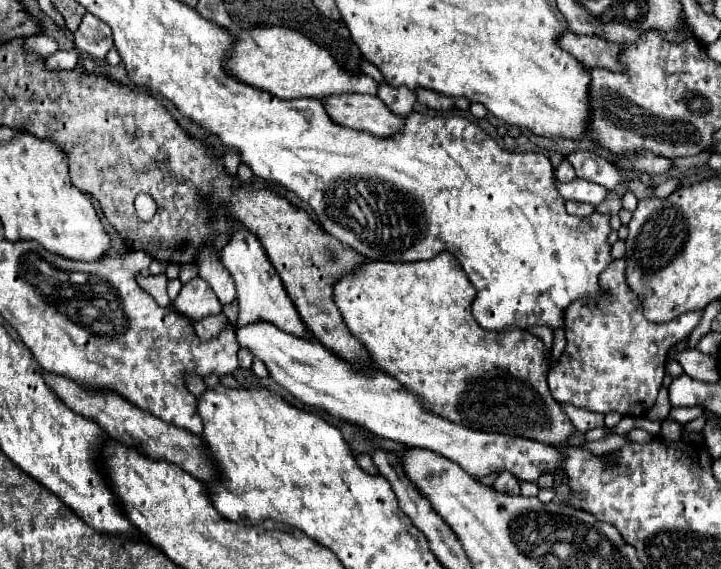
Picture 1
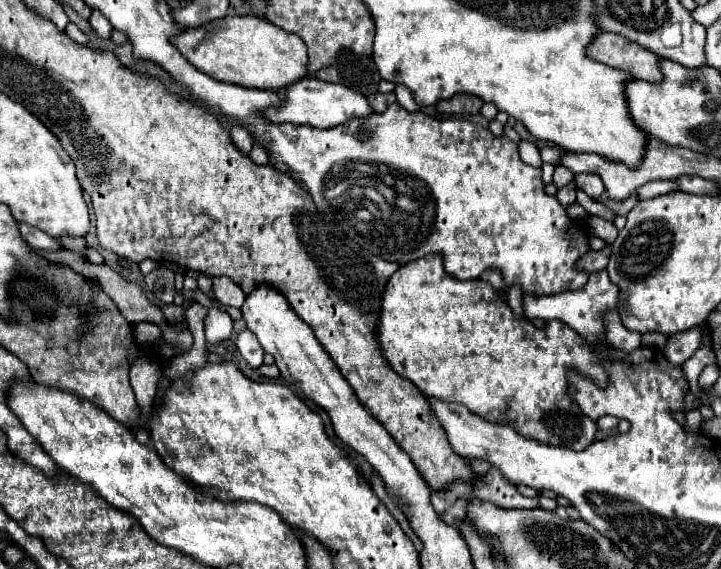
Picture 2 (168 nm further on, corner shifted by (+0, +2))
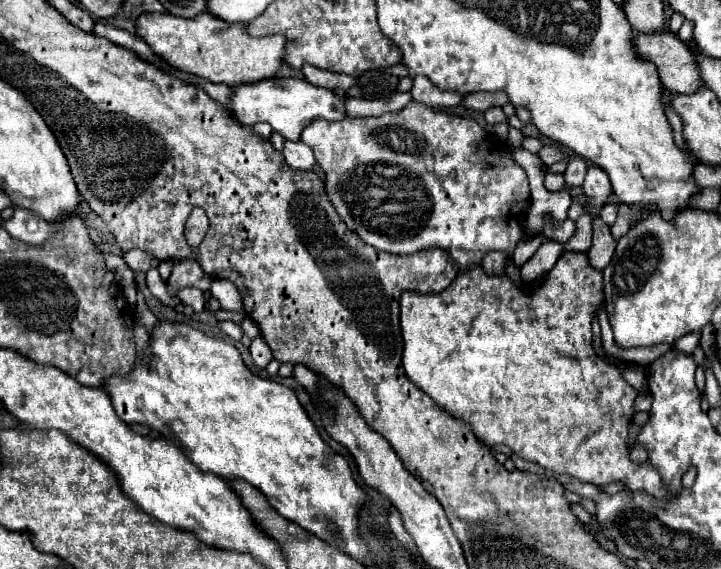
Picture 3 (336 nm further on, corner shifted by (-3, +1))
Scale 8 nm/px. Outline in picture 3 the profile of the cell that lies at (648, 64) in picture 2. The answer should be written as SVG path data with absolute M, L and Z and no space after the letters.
M672 32L658 36L634 36L634 50L642 60L656 66L658 78L670 92L692 94L700 86L700 74L690 48Z

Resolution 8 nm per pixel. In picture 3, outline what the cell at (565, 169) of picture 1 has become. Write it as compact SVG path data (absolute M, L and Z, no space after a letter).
M548 172L548 174L546 174L546 180L544 180L544 186L546 186L550 192L564 190L564 186L566 186L566 182L564 182L564 174Z

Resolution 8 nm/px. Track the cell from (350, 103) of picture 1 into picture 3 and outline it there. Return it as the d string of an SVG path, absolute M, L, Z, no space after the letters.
M272 78L248 86L242 84L242 86L234 86L232 92L234 94L232 94L230 110L240 124L252 126L258 122L268 122L272 130L282 134L286 140L296 140L308 122L314 120L340 122L346 118L346 96L340 96L326 88L312 86L308 80L300 80L300 78Z

